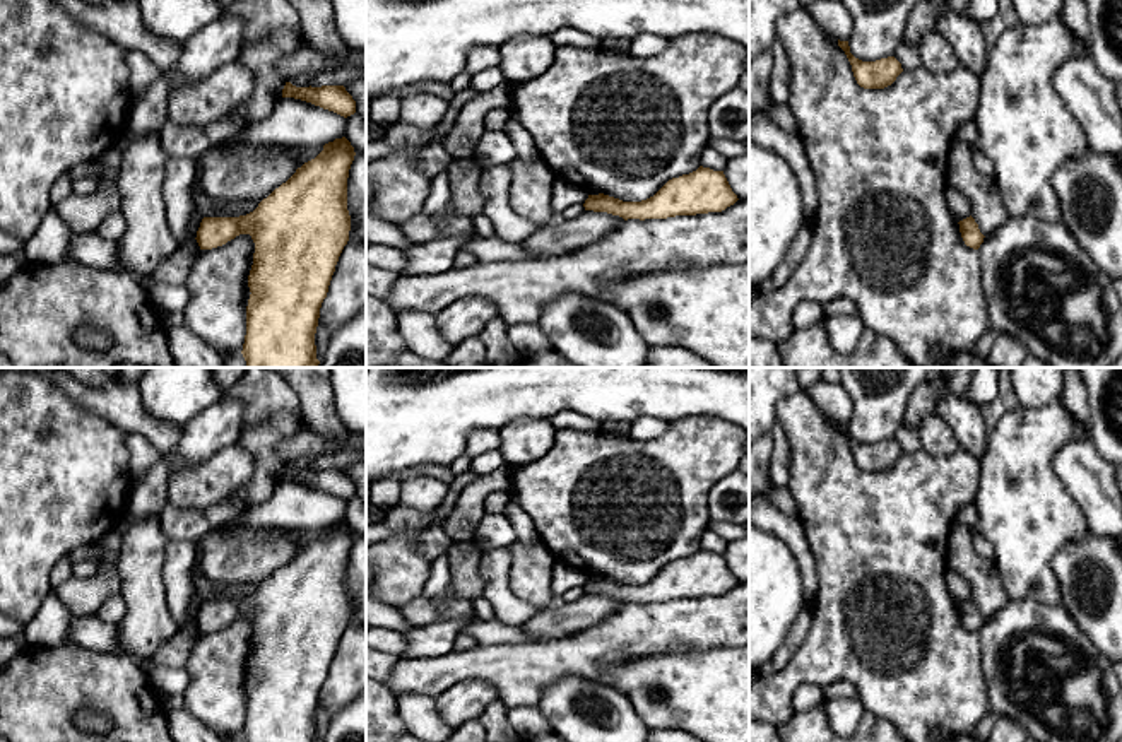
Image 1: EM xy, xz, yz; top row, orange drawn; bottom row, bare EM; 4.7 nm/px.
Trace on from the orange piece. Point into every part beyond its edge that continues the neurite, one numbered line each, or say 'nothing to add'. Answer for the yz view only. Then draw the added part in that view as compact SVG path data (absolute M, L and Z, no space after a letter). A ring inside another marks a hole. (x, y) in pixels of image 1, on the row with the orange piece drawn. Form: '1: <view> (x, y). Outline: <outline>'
nothing to add

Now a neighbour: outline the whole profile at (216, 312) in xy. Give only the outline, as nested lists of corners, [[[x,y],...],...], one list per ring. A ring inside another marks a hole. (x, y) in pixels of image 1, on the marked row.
[[[239,234],[222,246],[200,250],[185,279],[185,327],[221,354],[241,352],[246,335],[245,286],[255,243]]]

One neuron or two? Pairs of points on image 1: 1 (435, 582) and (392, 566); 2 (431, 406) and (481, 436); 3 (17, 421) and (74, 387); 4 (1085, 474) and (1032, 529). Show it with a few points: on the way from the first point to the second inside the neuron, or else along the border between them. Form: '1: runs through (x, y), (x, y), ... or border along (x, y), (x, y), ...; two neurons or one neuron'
1: border along (431, 561), (421, 595); two neurons
2: border along (496, 429), (474, 429), (467, 436), (464, 450); two neurons
3: border along (53, 385), (98, 416); two neurons
4: border along (1056, 452), (1054, 472), (1088, 525); two neurons

